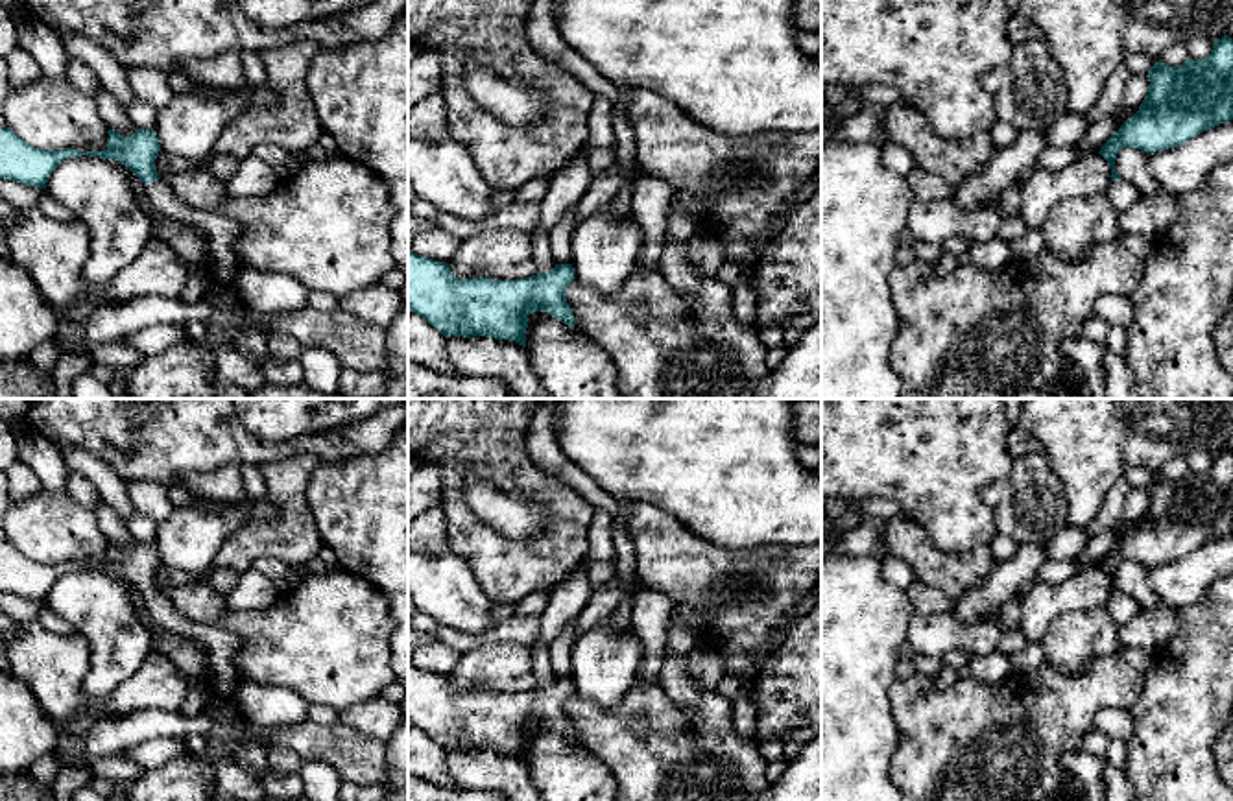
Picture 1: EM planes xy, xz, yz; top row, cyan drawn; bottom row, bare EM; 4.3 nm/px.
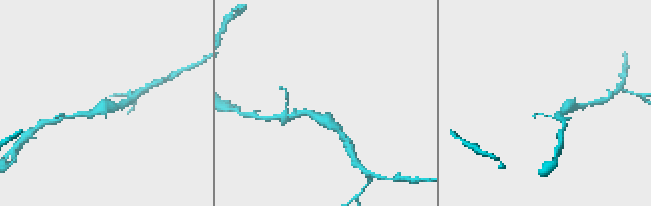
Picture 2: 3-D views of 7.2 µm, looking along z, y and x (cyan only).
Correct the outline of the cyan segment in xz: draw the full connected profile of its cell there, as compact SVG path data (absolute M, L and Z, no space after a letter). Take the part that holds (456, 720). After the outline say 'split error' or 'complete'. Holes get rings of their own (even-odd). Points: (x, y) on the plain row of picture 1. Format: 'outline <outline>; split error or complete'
outline M408 663L408 725L419 727L447 749L485 749L526 760L528 729L546 725L576 738L565 712L572 677L515 694L458 692L449 677Z; complete

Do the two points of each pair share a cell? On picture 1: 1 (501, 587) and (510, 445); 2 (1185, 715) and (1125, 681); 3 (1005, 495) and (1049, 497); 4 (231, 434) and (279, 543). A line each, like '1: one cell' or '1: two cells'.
1: one cell
2: two cells
3: one cell
4: two cells

